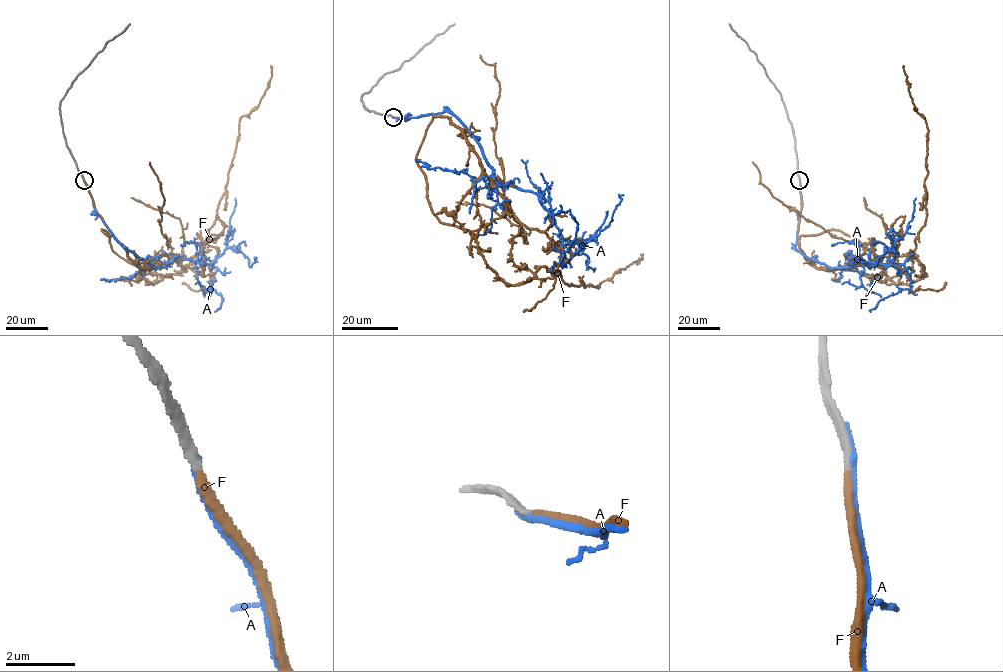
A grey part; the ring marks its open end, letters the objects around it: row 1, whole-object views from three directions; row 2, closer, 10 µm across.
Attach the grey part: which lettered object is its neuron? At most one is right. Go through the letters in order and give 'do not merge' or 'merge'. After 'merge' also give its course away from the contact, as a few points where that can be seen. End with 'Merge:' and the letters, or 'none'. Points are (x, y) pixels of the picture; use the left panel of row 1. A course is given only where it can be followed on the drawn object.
A: do not merge
F: merge | via (84, 180), (114, 252), (147, 284), (179, 273), (214, 224), (240, 118), (260, 102), (270, 65)
Merge: F

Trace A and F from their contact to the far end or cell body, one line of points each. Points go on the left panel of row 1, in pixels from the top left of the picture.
A: (83, 178), (96, 213), (137, 258), (154, 268), (175, 257), (217, 268), (210, 289), (223, 299), (214, 311)
F: (84, 180), (114, 252), (147, 284), (179, 273), (214, 224), (240, 118), (260, 102), (270, 65)

